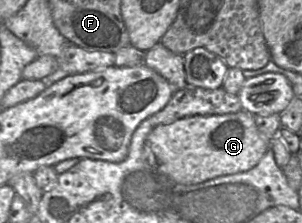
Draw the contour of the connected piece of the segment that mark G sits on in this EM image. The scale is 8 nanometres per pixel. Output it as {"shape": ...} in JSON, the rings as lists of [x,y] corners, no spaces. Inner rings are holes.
{"shape":[[[241,110],[237,113],[210,116],[191,116],[153,128],[145,145],[155,158],[155,167],[173,181],[195,185],[219,176],[246,172],[255,167],[269,150],[270,141],[265,141],[255,125],[254,115]]]}

